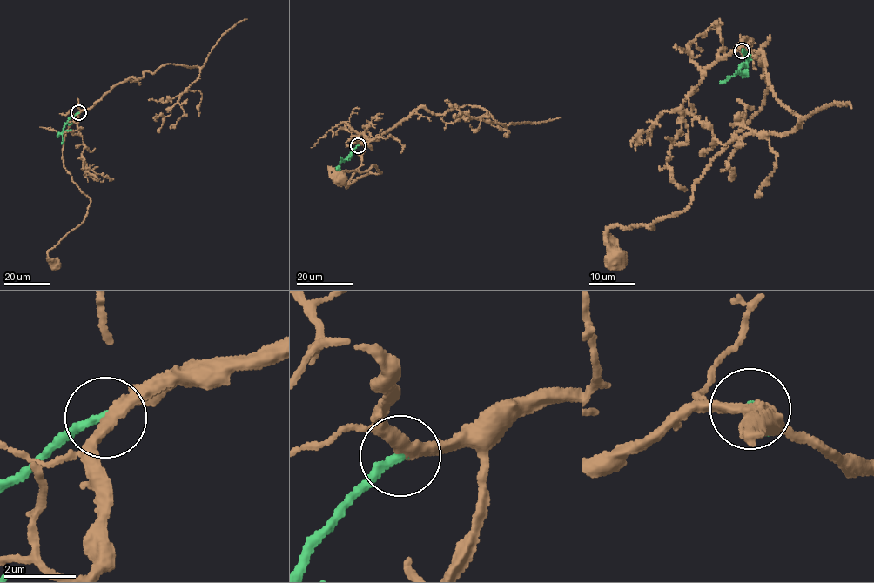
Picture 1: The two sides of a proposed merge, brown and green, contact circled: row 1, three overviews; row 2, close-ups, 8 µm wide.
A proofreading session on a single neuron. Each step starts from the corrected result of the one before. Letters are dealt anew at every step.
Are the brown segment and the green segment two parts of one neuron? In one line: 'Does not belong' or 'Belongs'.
Belongs

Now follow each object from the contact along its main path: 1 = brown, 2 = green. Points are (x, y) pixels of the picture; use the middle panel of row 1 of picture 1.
1: (359, 144), (365, 146), (361, 164), (346, 186), (380, 173), (373, 166), (363, 172), (328, 168), (340, 178)
2: (359, 144), (345, 160), (341, 162), (340, 157)

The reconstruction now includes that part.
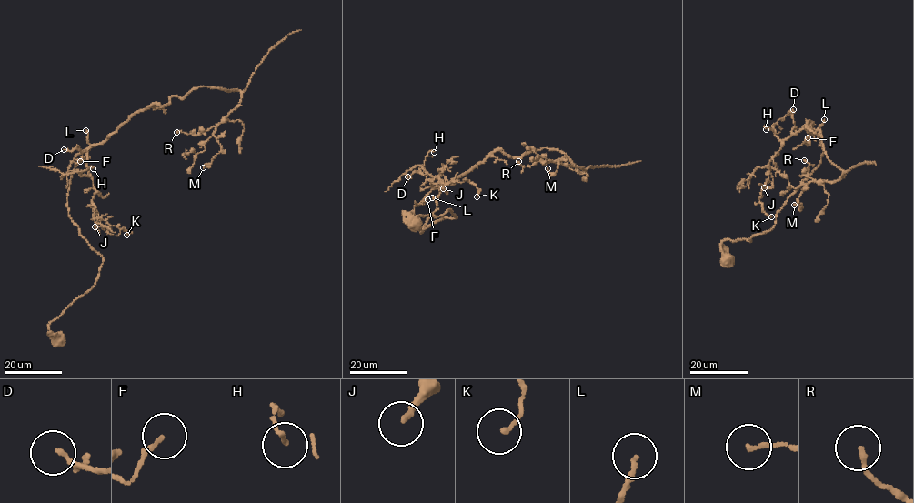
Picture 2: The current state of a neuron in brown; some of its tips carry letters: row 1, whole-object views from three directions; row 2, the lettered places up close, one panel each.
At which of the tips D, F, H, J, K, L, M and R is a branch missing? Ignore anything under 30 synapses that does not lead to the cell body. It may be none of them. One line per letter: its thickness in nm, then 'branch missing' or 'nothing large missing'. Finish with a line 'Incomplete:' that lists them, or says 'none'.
D: calibre 100 nm; nothing large missing
F: calibre 120 nm; nothing large missing
H: calibre 120 nm; nothing large missing
J: calibre 160 nm; nothing large missing
K: calibre 130 nm; nothing large missing
L: calibre 180 nm; nothing large missing
M: calibre 150 nm; nothing large missing
R: calibre 160 nm; nothing large missing
Incomplete: none

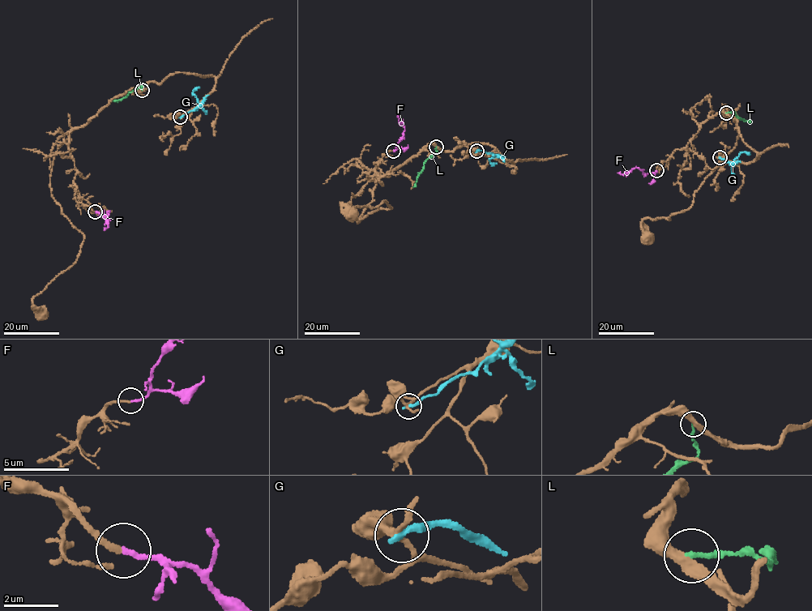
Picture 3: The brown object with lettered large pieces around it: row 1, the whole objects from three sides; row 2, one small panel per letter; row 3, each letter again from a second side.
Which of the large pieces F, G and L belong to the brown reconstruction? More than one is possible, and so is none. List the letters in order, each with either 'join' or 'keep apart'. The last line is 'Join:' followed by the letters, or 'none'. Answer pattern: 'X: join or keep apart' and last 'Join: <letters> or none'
F: join
G: keep apart
L: keep apart
Join: F

